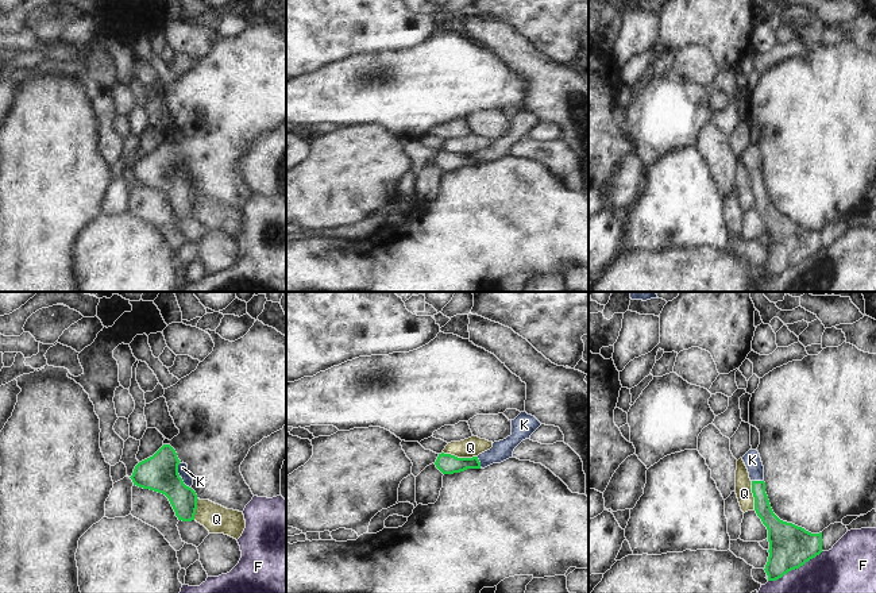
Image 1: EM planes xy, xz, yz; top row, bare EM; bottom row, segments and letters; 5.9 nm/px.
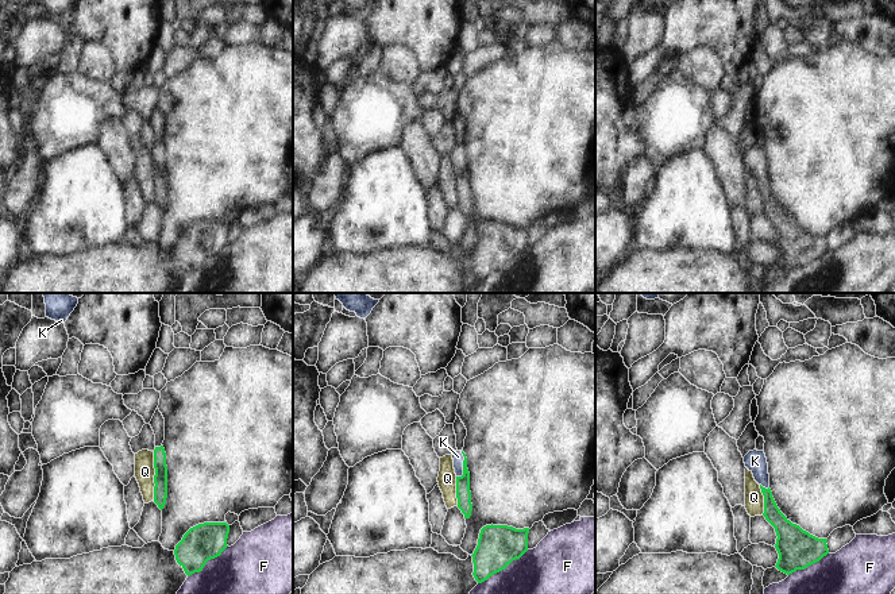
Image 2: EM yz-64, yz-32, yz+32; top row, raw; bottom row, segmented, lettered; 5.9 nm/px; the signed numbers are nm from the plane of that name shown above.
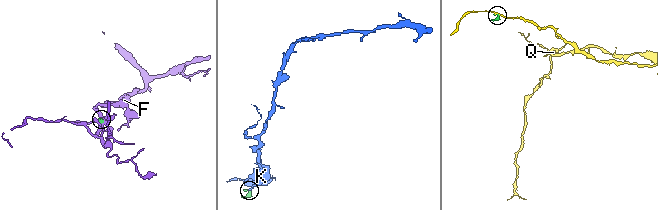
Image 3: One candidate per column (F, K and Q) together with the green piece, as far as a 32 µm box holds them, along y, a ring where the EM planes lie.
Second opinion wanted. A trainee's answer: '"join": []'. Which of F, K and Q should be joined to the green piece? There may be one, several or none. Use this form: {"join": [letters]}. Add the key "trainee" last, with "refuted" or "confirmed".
{"join": ["K"], "trainee": "refuted"}

